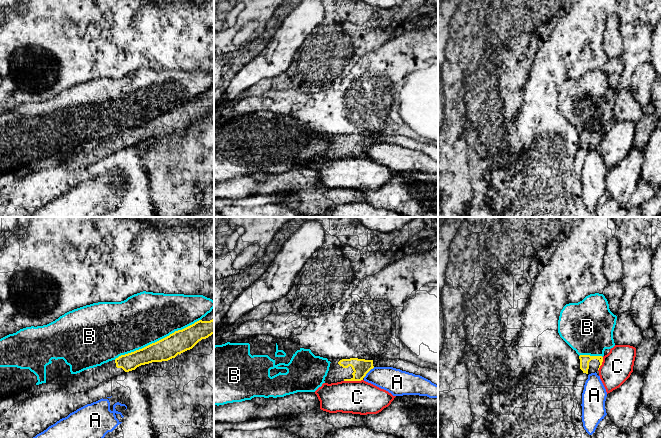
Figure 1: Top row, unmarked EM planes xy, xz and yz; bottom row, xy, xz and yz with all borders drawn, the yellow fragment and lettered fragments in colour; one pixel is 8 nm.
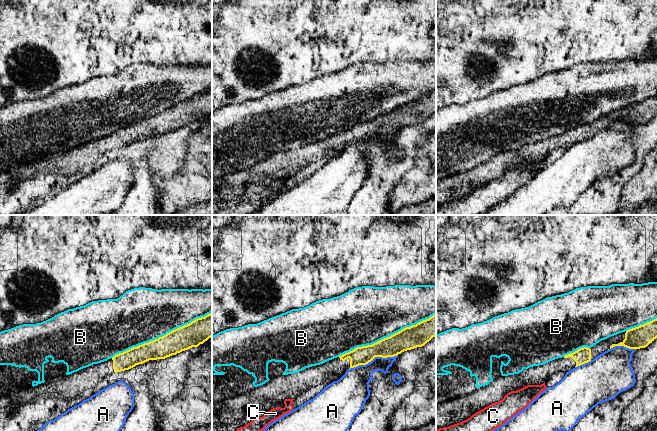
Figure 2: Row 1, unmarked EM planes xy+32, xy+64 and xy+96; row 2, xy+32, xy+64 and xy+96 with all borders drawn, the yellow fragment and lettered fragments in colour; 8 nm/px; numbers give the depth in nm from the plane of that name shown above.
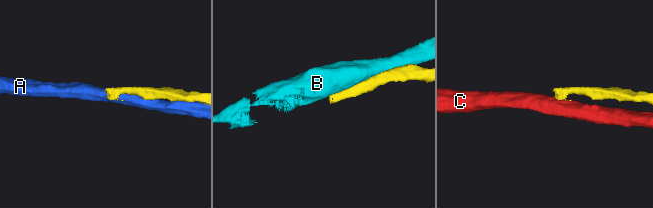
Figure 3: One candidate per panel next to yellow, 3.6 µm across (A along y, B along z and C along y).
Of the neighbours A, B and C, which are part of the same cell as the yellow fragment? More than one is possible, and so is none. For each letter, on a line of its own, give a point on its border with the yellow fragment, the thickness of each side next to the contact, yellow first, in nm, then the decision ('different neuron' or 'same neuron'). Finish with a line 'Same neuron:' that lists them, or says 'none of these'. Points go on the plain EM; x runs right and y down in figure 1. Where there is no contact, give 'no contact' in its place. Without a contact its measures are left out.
A: contact xz (368, 147); calibres 140 and 200 nm; different neuron
B: contact xy (157, 117); calibres 180 and 420 nm; different neuron
C: contact xz (353, 156); calibres 140 and 280 nm; different neuron
Same neuron: none of these

